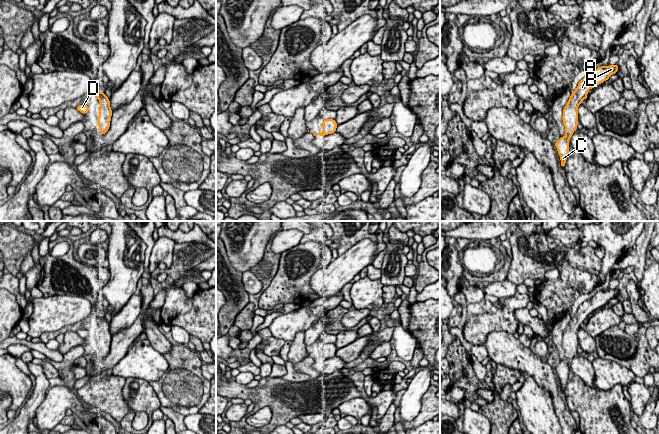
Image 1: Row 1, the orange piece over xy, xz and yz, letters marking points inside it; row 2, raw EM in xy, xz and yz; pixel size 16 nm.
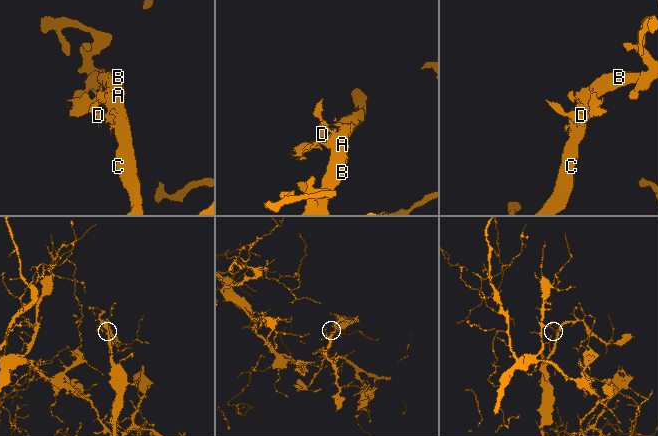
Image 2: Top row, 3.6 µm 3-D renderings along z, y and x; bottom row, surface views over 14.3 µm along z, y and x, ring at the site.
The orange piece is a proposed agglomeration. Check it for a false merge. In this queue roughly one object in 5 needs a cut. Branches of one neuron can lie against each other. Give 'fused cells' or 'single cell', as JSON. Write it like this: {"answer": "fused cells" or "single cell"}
{"answer": "single cell"}

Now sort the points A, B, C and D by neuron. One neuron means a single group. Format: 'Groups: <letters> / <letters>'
Groups: A B C D

